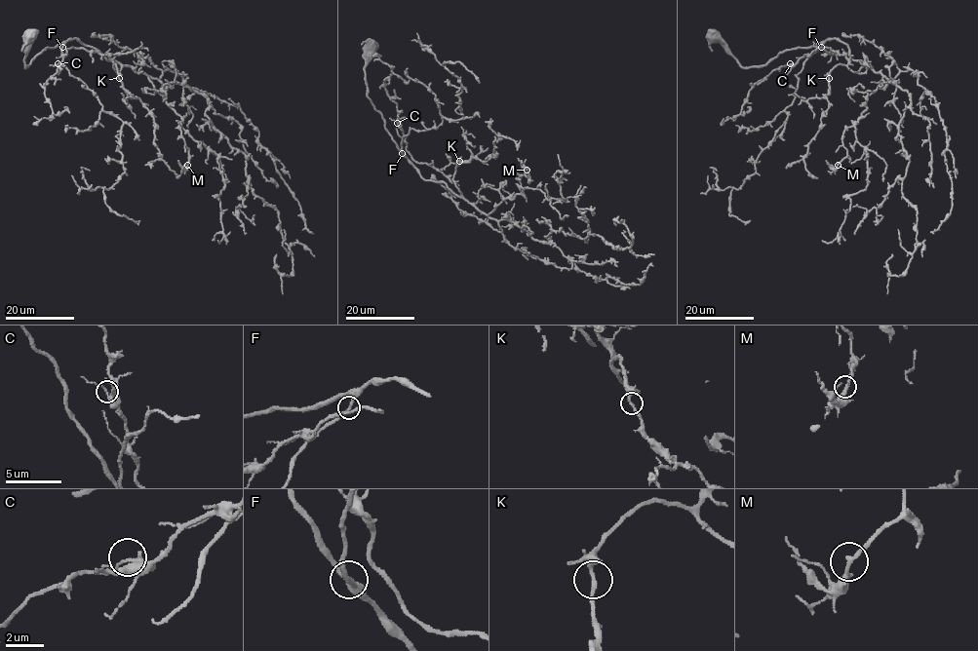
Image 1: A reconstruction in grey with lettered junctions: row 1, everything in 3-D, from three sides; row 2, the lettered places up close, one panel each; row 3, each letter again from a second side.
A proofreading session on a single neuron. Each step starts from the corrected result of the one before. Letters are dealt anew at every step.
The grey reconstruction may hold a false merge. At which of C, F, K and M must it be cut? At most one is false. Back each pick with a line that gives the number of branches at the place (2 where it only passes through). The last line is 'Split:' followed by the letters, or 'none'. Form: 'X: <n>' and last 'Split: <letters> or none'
Split: none

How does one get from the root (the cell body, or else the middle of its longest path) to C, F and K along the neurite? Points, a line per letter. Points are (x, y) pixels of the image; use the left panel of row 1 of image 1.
C: (30, 37), (26, 40), (25, 67), (46, 48), (61, 43), (63, 60), (58, 63)
F: (30, 37), (26, 40), (25, 67), (46, 48), (60, 43), (62, 47)
K: (30, 37), (25, 67), (46, 48), (61, 43), (61, 56), (71, 47), (106, 54), (116, 64), (119, 78)

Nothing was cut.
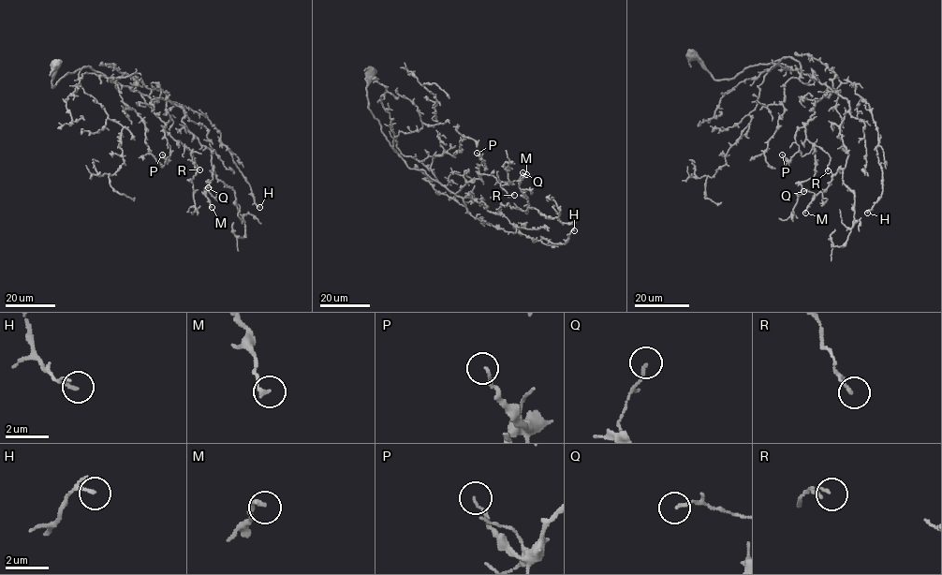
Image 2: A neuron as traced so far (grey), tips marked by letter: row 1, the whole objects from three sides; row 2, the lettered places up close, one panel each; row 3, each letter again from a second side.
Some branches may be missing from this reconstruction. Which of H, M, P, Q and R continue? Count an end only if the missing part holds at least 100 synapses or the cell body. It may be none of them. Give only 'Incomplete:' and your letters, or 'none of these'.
Incomplete: none of these

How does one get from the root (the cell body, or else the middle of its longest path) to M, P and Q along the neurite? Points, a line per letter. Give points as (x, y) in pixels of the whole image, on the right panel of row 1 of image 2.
M: (691, 55), (715, 80), (791, 57), (803, 73), (847, 100), (840, 124), (846, 167), (805, 213)
P: (691, 55), (715, 80), (791, 57), (827, 87), (796, 133), (799, 151), (788, 161), (782, 154)
Q: (691, 55), (715, 80), (791, 57), (803, 73), (847, 100), (840, 124), (846, 167), (824, 192), (803, 191)

